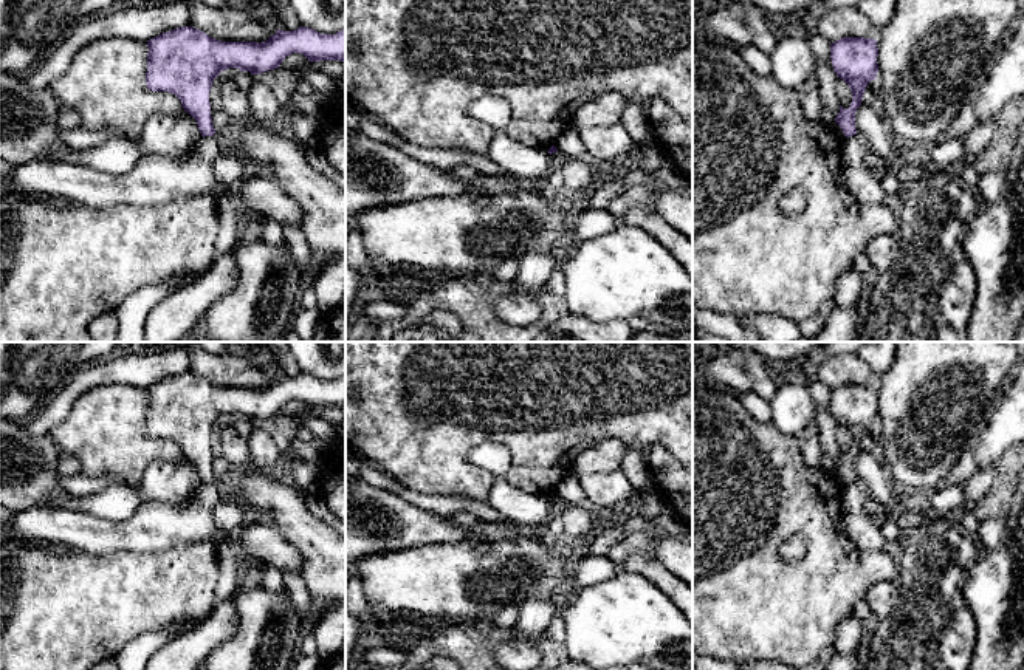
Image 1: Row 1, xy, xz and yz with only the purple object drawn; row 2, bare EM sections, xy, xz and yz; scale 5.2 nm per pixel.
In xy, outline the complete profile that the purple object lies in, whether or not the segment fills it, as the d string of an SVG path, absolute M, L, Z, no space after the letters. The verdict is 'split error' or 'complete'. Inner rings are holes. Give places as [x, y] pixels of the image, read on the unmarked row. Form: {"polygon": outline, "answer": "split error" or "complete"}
{"polygon": "M181 373L147 387L146 432L152 438L175 441L184 458L198 472L201 483L214 483L209 438L214 426L228 415L239 415L260 421L279 415L282 407L293 401L304 401L310 408L345 407L345 374L336 381L321 381L311 374L299 373L294 378L277 376L266 388L222 388L192 373Z", "answer": "complete"}

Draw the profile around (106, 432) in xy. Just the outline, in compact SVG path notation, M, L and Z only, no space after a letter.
M129 384L94 387L76 399L50 436L62 455L81 463L82 475L115 475L138 486L153 461L184 460L175 441L147 435L147 399L147 388Z

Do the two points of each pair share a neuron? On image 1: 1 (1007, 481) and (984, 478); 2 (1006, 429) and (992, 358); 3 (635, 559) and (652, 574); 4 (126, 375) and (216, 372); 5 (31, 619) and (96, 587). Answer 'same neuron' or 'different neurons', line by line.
1: different neurons
2: different neurons
3: same neuron
4: different neurons
5: same neuron

